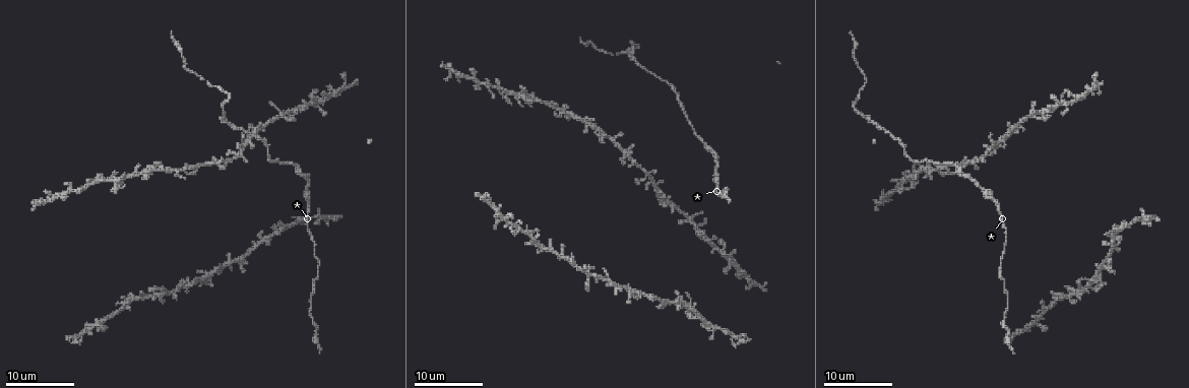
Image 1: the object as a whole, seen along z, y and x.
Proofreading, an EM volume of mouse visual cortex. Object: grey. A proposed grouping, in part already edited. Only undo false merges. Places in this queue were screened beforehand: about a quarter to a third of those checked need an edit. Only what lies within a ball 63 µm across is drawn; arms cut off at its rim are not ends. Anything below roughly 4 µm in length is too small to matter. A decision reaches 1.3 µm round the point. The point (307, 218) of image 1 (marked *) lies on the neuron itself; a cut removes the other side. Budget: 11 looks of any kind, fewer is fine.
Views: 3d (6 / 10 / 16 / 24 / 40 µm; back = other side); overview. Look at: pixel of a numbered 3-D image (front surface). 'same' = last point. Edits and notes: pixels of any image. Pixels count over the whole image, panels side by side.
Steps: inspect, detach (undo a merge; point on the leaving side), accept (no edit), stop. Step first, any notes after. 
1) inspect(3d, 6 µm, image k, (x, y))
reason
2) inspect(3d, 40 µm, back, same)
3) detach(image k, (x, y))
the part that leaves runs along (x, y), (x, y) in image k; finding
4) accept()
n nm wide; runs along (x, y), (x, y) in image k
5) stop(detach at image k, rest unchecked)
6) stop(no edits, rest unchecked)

inspect(3d, 16 µm, image 1, (239, 153))
four arms meet

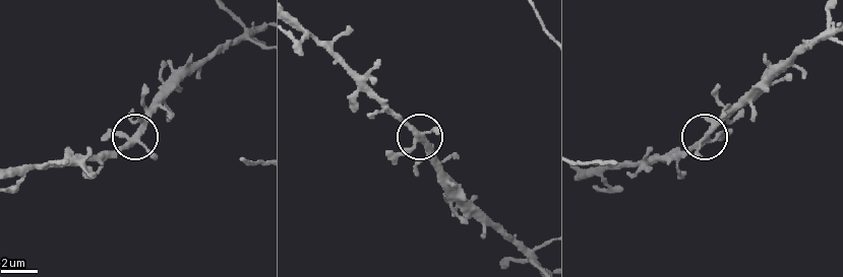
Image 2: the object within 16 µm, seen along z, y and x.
inspect(3d, 10 µm, image 2, (132, 139))

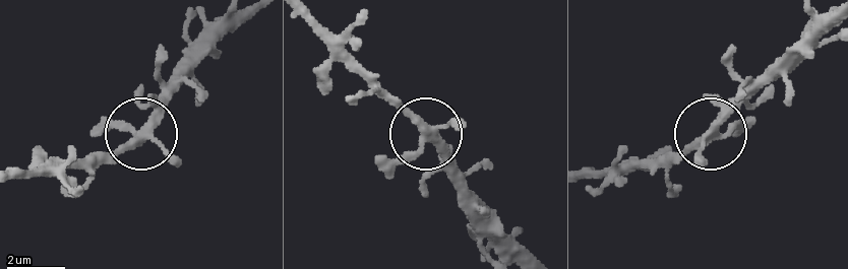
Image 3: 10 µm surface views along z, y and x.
accept()
side arm 28 µm; one neuron here

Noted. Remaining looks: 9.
inspect(3d, 16 µm, image 1, (678, 93))
a narrow waist

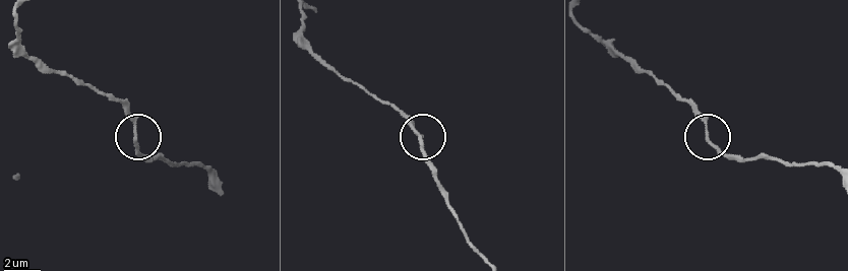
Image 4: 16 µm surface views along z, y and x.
inspect(3d, 6 µm, image 4, (706, 130))

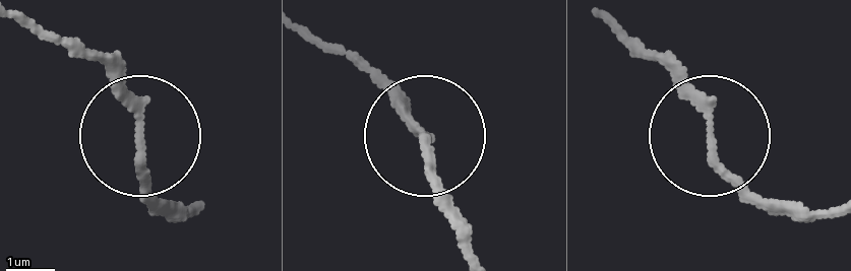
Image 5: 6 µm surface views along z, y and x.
accept()
runs along (192, 213), (156, 193), (136, 108), (83, 51) in image 5; continuous, no second neuron

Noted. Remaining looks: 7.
inspect(3d, 16 µm, image 1, (229, 96))
abrupt turn

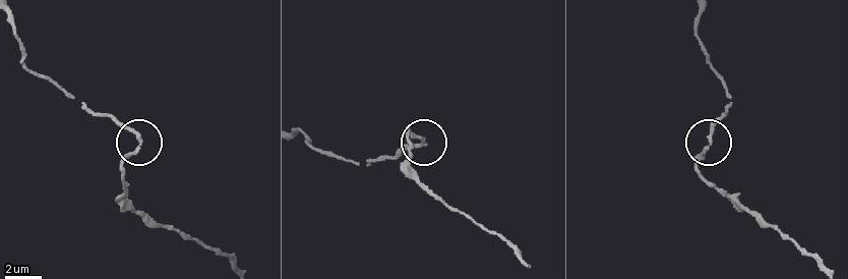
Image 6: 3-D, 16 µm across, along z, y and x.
inspect(3d, 6 µm, image 6, (425, 143))

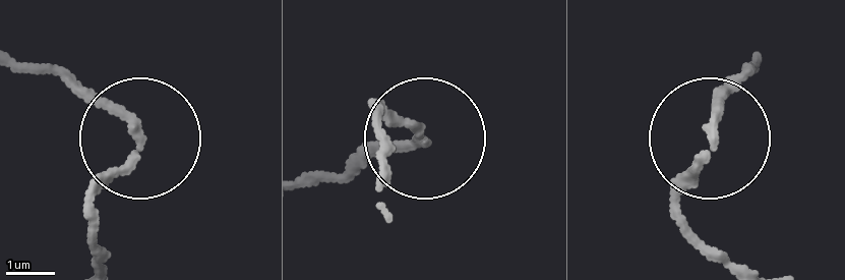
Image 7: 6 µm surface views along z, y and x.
accept()
runs along (379, 158), (379, 109), (420, 129), (347, 166) in image 7; continuous, no second neuron

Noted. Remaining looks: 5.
inspect(3d, 24 µm, image 1, (66, 192))
two arms in line, one across

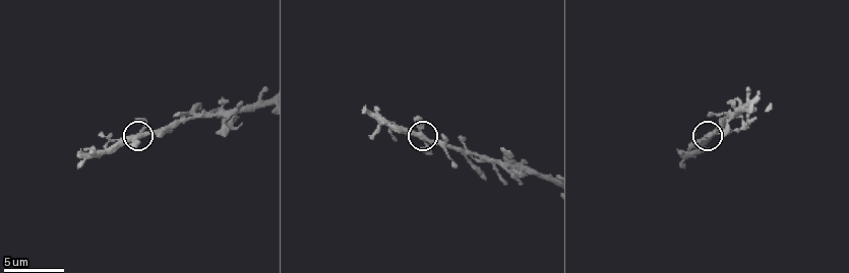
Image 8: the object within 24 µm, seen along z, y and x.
inspect(3d, 6 µm, image 8, (136, 136))
closer look

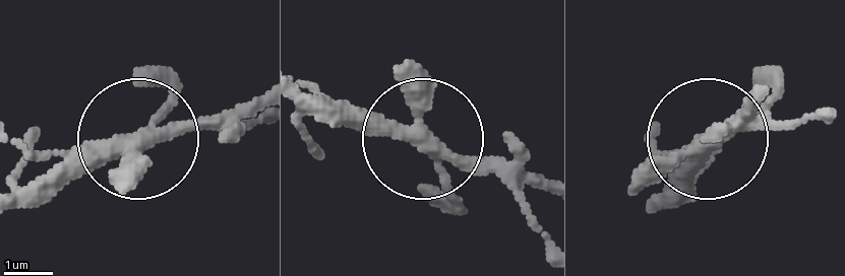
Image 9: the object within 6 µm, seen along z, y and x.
accept()
runs along (761, 98), (660, 200) in image 9; one neuron here

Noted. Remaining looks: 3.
inspect(3d, 24 µm, image 1, (277, 231))
looks like a crossing

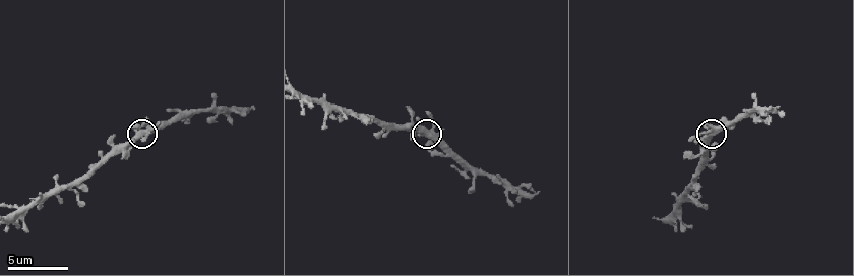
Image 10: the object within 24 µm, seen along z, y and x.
inspect(3d, 10 µm, image 10, (428, 136))
zoom in

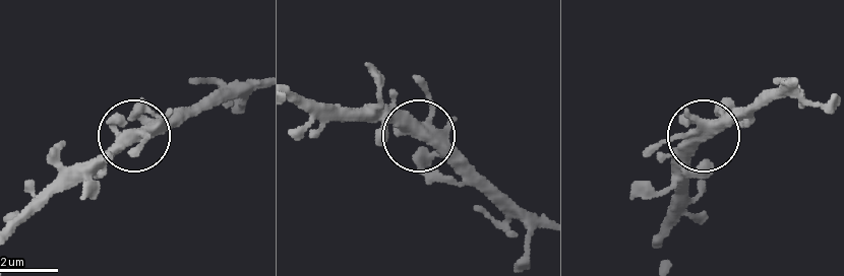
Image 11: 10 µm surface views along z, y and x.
accept()
390 nm wide; all the same neuron

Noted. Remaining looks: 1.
stop(no edits, rest unchecked)

